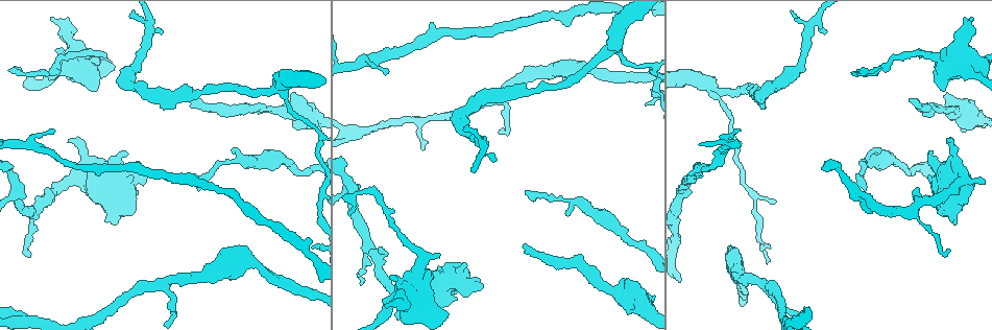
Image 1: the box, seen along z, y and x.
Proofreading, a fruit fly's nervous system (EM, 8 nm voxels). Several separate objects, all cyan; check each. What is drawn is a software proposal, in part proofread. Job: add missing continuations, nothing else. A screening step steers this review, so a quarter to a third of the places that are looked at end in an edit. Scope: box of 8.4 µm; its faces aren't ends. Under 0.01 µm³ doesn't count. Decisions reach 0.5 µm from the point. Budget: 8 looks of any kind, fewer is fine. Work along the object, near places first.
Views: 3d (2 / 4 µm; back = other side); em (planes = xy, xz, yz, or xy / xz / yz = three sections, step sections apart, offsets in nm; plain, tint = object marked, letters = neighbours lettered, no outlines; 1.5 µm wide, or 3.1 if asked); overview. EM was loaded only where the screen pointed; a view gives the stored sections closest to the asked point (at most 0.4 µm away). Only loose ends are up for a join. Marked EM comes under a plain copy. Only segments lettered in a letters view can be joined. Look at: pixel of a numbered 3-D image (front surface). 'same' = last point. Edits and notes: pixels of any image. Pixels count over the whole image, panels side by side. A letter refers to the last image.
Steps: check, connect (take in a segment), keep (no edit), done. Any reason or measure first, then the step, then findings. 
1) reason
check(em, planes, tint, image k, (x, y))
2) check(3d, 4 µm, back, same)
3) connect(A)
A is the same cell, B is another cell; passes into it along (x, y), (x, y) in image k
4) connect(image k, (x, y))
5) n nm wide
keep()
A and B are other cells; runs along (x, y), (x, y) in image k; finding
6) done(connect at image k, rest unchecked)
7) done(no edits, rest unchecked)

branch stops here
check(3d, 2 µm, image 1, (527, 244))

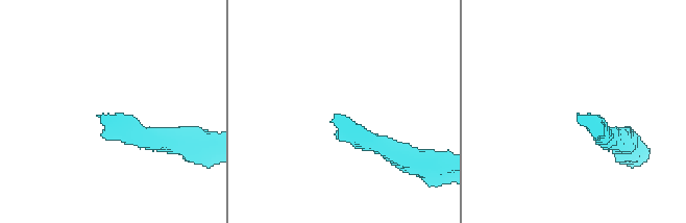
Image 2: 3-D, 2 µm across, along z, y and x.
now the EM
check(em, xz, step 4, letters, image 2, (580, 115))

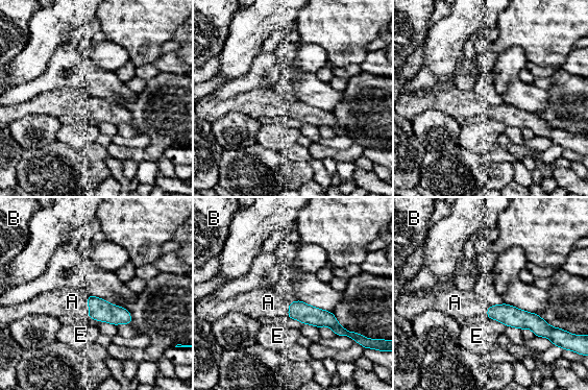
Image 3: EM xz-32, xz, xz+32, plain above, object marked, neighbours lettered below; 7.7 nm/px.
connect(A)
A is the same cell, B and E are other cells; the cell continues

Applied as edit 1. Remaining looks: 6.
an open end
check(em, xz, step 4, tint, image 1, (922, 56))

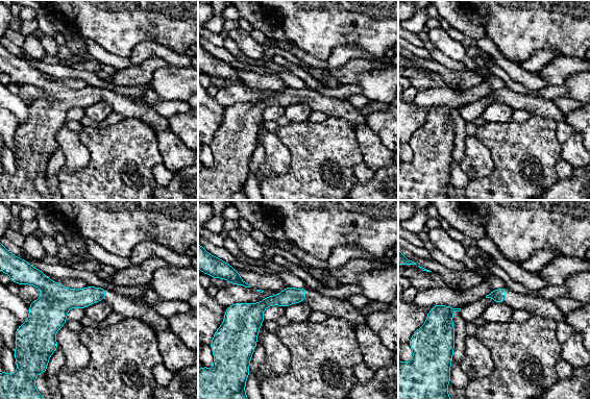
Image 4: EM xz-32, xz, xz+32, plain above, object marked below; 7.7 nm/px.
another direction
check(em, planes, letters, same)

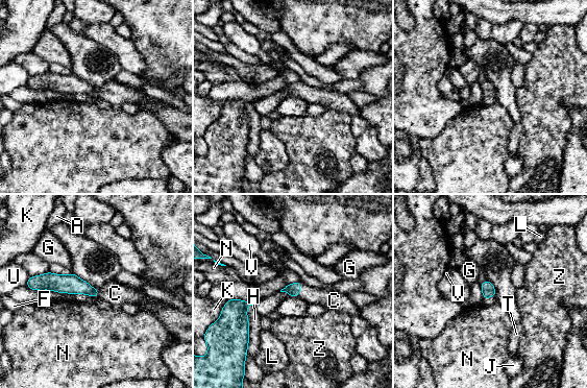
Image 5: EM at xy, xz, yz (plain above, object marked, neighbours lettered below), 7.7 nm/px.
H touches over 400 nm
connect(C)
C is the same cell, A, F, G, H, J, K, L, N, T, U, V and Z are other cells; the cell continues

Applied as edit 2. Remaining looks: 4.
see it whole again
check(overview)

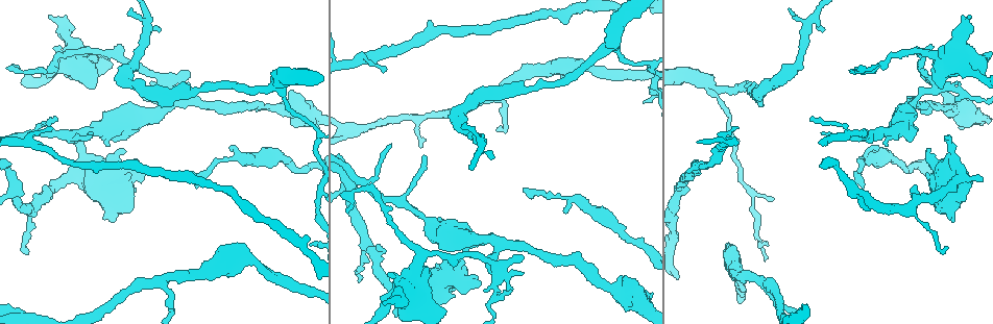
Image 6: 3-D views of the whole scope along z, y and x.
free end
check(em, xy, step 8, letters, image 6, (929, 153))

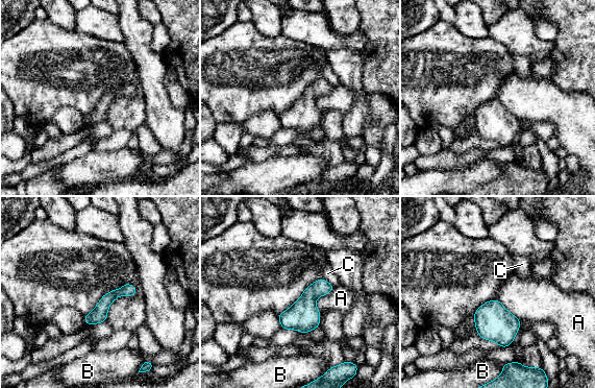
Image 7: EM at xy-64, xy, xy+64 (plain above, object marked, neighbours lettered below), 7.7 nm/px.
cut it another way
check(em, planes, letters, same)

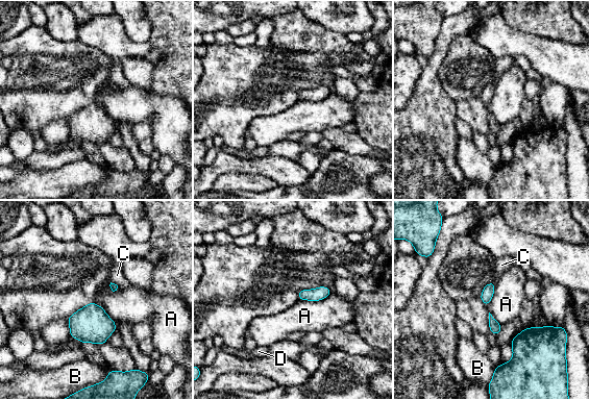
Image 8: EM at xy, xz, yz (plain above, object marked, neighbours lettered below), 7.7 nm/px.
keep()
A, B, C and D are other cells; border along (332, 291), (322, 299), (299, 300) in image 8; no lettered segment goes on from it

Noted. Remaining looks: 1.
done(connect at image 3, connect at image 5, rest unchecked)

